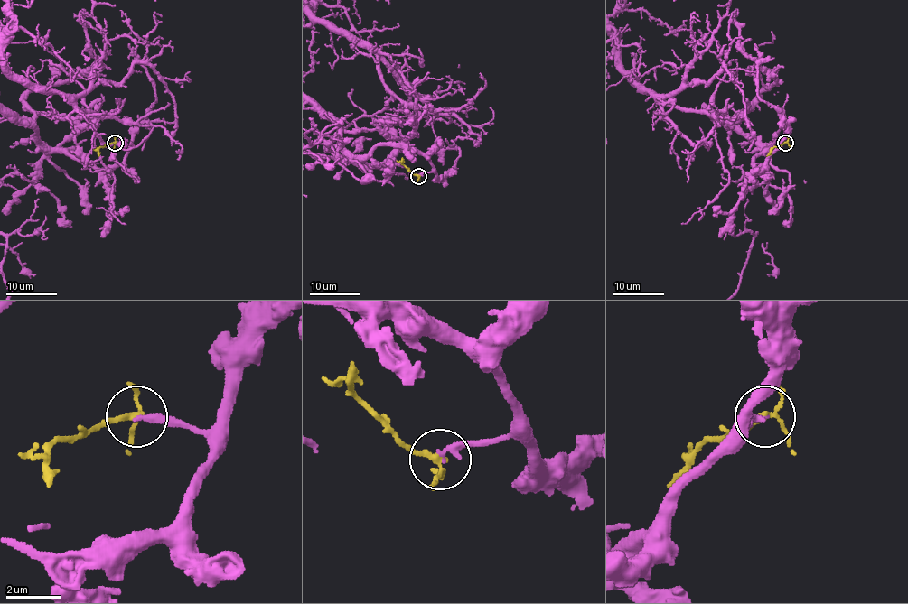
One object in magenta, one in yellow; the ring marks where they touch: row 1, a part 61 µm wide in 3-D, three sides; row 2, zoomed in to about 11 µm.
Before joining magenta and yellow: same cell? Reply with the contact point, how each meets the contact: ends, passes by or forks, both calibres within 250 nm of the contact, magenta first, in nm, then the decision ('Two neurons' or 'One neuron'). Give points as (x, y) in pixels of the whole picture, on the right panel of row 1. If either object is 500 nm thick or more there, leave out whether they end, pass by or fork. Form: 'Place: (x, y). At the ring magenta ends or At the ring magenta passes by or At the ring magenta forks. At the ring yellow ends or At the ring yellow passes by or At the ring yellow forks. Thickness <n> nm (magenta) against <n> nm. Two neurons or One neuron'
Place: (785, 143). At the ring magenta ends. At the ring yellow forks. Thickness 240 nm (magenta) against 160 nm. Two neurons

